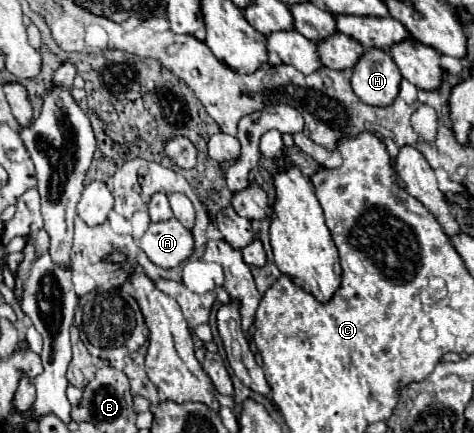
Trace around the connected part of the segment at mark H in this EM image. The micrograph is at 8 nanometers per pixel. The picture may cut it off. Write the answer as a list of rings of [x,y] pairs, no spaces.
[[[377,47],[367,49],[351,69],[351,87],[367,105],[391,105],[399,93],[399,81],[397,65]]]

